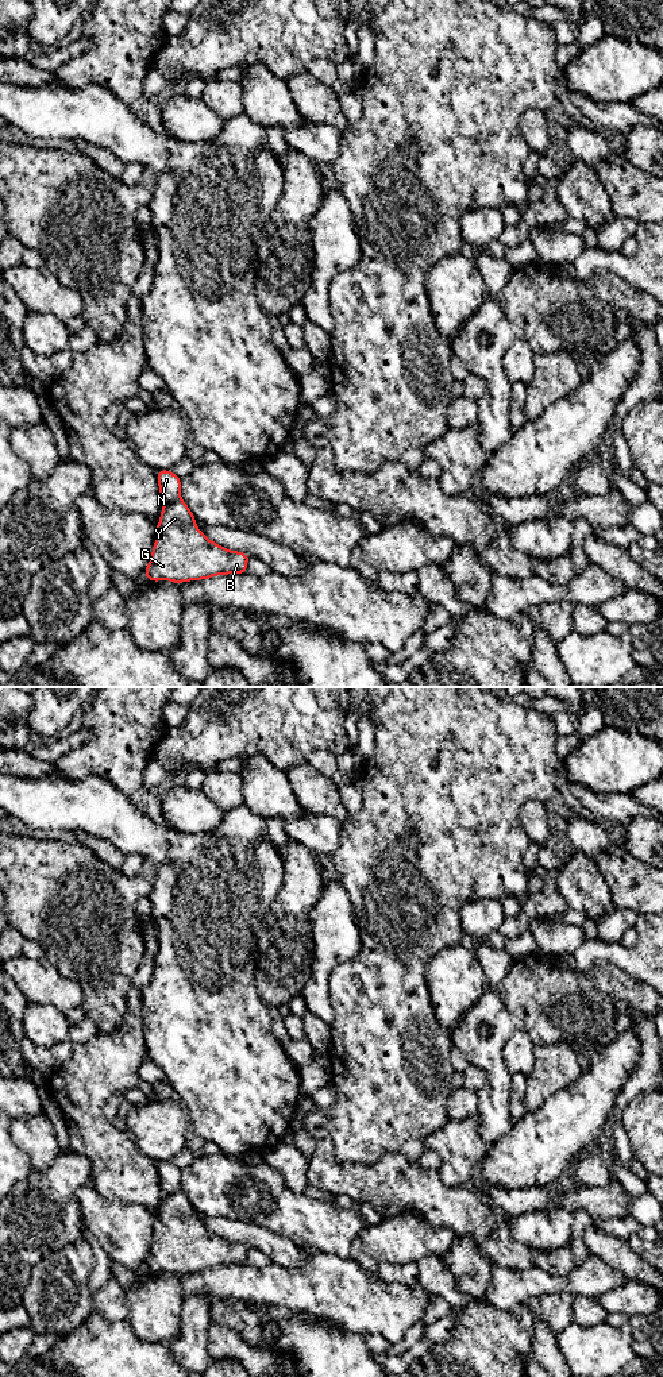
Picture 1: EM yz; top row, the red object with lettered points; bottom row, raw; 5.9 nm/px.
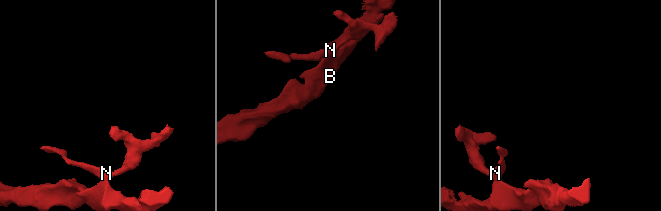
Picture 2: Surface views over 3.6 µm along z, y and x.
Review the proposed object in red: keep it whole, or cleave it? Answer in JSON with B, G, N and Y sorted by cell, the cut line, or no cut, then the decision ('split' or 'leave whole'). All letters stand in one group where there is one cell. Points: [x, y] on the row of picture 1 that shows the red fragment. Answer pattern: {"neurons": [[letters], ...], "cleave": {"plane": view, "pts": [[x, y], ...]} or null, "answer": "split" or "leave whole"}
{"neurons": [["B", "G", "Y"], ["N"]], "cleave": {"plane": "yz", "pts": [[180, 497], [165, 502]]}, "answer": "split"}

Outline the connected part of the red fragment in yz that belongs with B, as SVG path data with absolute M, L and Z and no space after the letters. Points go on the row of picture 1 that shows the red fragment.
M178 498L165 502L159 522L155 528L155 544L151 559L144 570L144 578L151 582L169 580L184 583L203 580L217 575L246 574L250 556L244 552L230 551L209 540L198 528L189 506Z

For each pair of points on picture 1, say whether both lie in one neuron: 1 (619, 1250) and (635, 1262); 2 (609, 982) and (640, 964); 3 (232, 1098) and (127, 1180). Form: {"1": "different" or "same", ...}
{"1": "same", "2": "different", "3": "different"}

